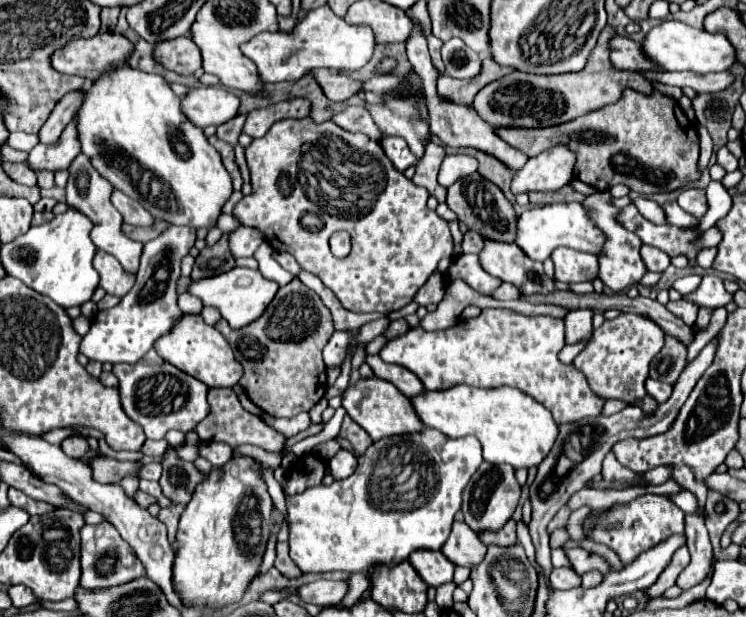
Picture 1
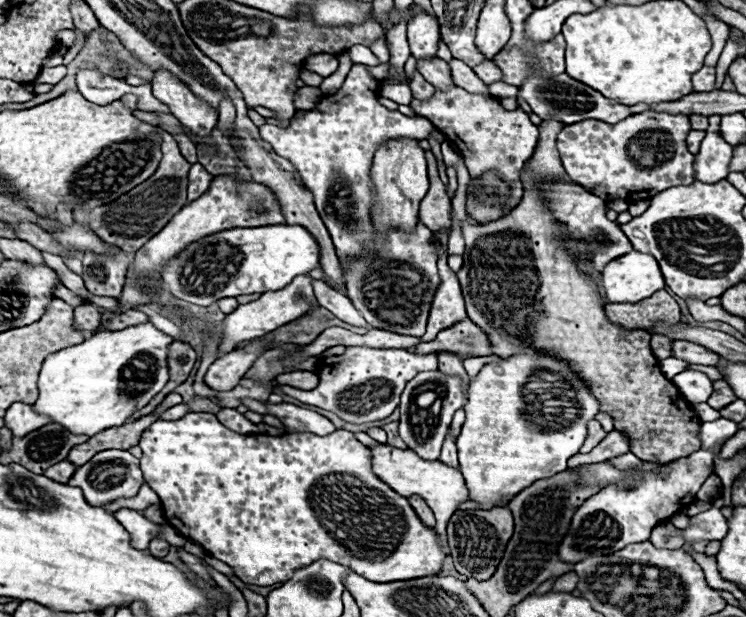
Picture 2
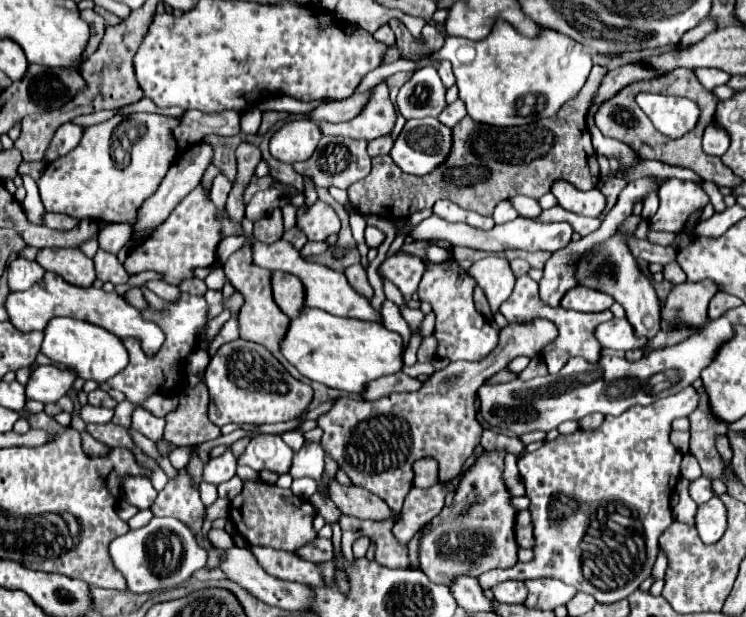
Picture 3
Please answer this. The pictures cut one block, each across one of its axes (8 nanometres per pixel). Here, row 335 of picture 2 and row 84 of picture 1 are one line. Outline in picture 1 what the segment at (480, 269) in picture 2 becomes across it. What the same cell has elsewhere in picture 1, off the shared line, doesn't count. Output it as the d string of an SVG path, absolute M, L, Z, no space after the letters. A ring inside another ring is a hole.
M606 26L600 32L598 44L594 46L588 66L580 72L568 74L524 74L520 70L484 86L480 94L474 98L474 108L482 120L490 126L524 126L524 128L538 128L538 126L556 126L568 120L574 120L590 110L602 108L606 104L614 104L624 88L634 88L638 92L650 94L652 84L636 74L636 72L622 72L616 70L608 60L608 40L614 36L614 30Z

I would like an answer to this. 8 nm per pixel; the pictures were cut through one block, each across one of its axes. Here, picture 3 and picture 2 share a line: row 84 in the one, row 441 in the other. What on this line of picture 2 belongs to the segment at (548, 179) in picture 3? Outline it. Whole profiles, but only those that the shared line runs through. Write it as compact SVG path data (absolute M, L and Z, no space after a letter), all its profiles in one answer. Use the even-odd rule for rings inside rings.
M596 420L588 422L588 438L586 438L584 446L580 448L580 452L590 452L590 450L592 450L604 436L606 436L606 432L602 430L602 426L600 426Z

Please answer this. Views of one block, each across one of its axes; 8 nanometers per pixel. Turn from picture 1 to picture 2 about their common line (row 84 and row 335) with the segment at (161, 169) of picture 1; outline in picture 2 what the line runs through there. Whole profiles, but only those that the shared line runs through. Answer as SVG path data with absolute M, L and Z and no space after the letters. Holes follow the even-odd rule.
M144 322L138 326L128 326L124 330L104 330L90 334L82 344L68 346L60 352L50 354L44 360L38 390L40 396L34 404L36 412L46 414L52 418L52 422L58 422L66 430L74 434L88 434L94 436L100 430L122 426L128 416L132 416L134 410L140 410L146 406L168 382L168 346L172 344L172 338L158 330L152 322Z

